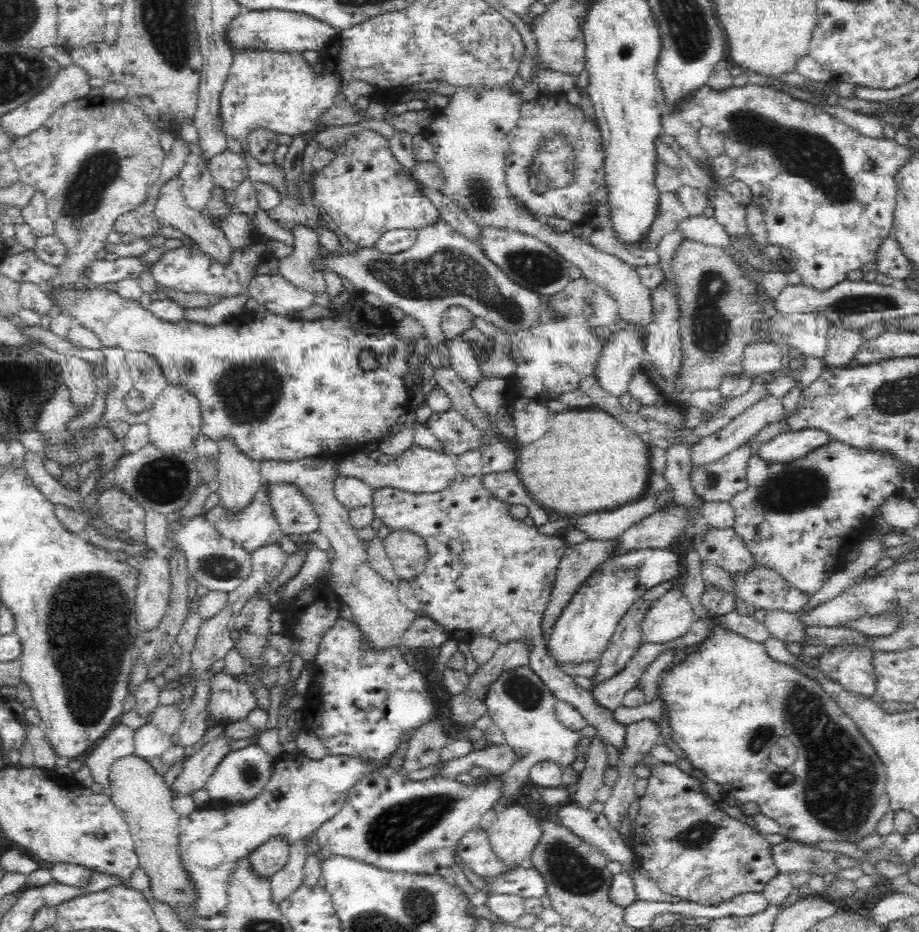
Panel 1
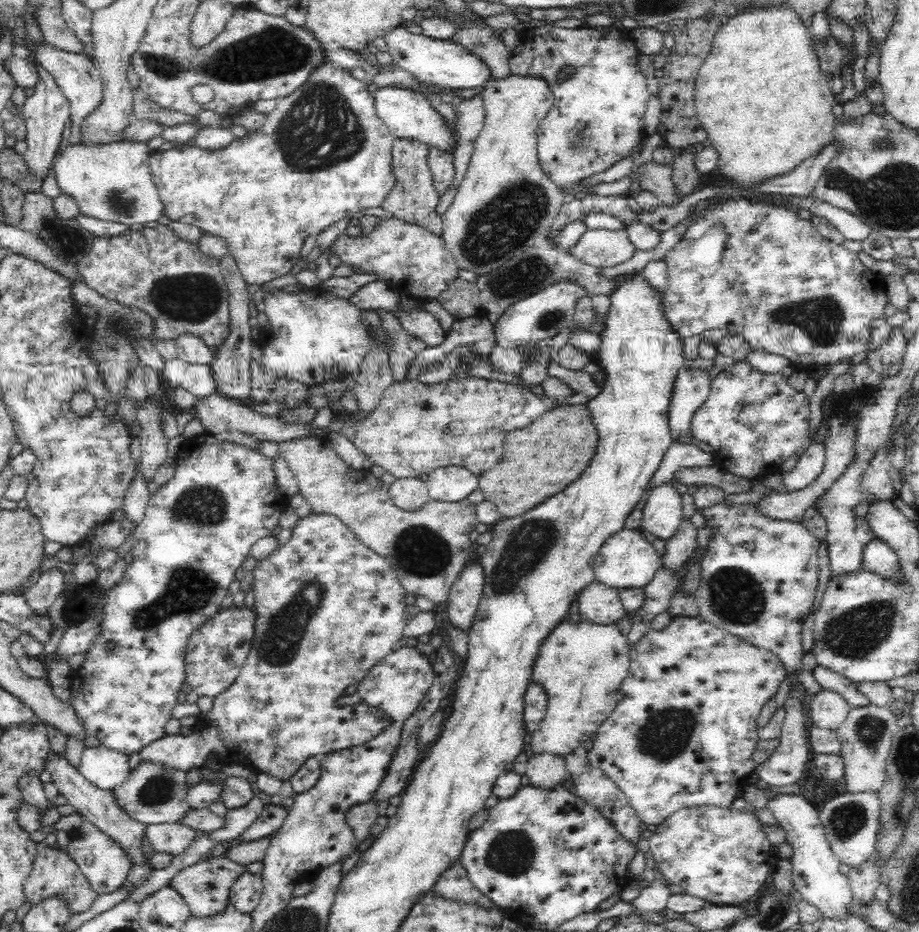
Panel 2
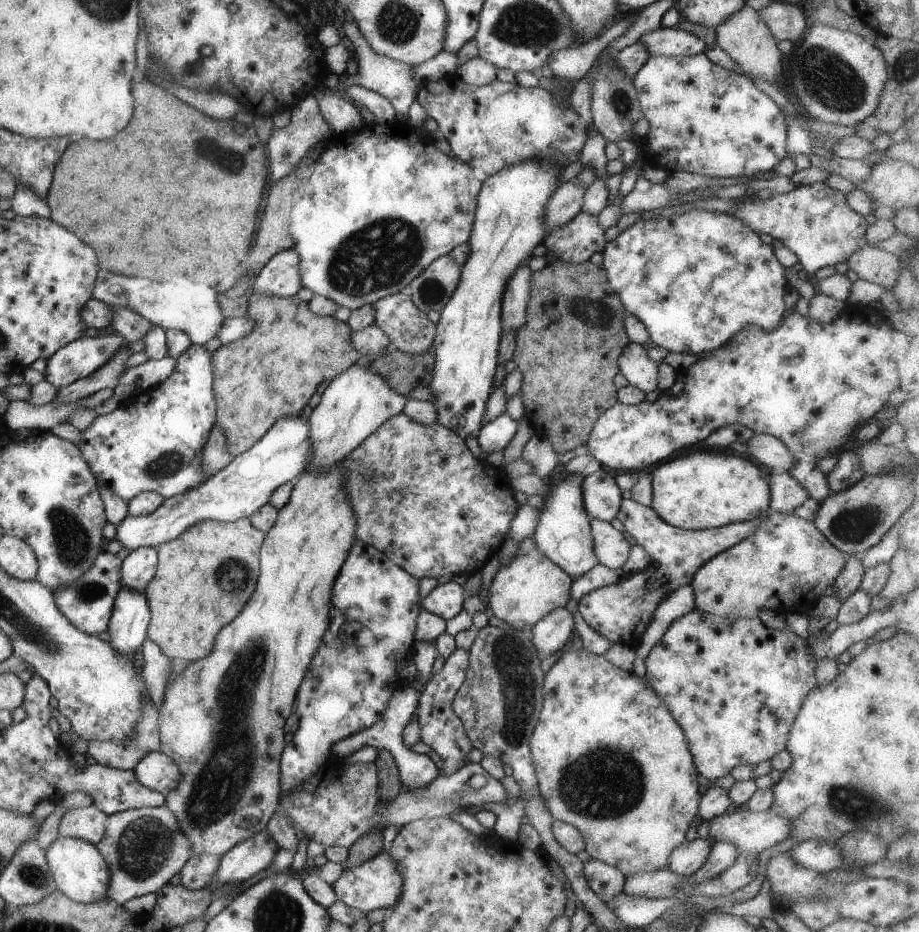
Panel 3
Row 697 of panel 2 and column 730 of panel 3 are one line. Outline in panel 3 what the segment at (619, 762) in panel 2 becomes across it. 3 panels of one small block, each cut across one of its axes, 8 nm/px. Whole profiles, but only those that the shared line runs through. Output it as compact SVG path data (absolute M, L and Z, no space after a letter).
M694 609L692 612L673 620L667 626L659 641L649 650L644 659L643 680L651 686L655 695L665 704L674 722L677 722L679 729L683 732L696 772L701 777L712 782L717 778L729 775L730 771L739 762L757 765L760 761L770 761L775 754L785 749L788 740L788 731L795 716L797 716L802 701L813 688L816 688L814 678L815 666L815 661L812 660L808 652L807 642L796 636L787 626L785 629L773 630L764 626L757 617L755 619L729 620Z

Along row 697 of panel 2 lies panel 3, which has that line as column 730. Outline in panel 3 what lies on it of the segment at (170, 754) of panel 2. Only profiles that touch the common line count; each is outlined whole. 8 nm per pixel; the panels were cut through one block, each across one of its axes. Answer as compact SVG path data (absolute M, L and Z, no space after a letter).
M691 210L683 212L683 214L678 216L672 216L671 218L659 218L657 216L657 218L653 217L650 220L640 219L621 232L615 240L605 244L602 254L603 262L601 266L606 271L610 290L613 290L617 294L624 307L624 311L630 313L634 318L638 318L643 324L653 346L662 346L669 353L682 353L684 355L688 353L711 353L728 344L728 341L735 334L739 335L742 329L748 325L761 328L764 331L774 331L779 326L782 314L785 311L783 296L788 291L789 284L784 276L784 267L776 260L773 248L762 244L758 236L749 230L748 227L743 227L738 219L732 218L725 213Z

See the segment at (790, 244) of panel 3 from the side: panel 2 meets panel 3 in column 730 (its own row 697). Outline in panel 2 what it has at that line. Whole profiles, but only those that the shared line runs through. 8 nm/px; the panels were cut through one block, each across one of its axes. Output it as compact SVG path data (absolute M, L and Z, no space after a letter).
M246 605L220 609L190 636L185 654L186 682L199 697L216 698L234 684L254 638L254 611Z

